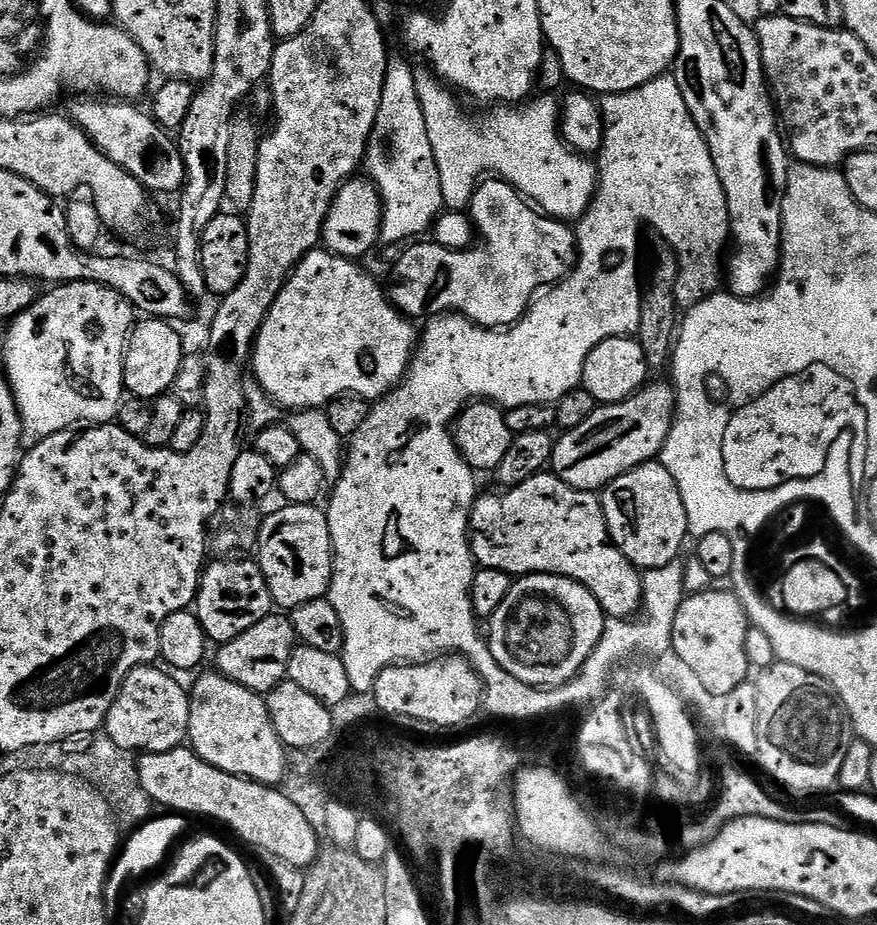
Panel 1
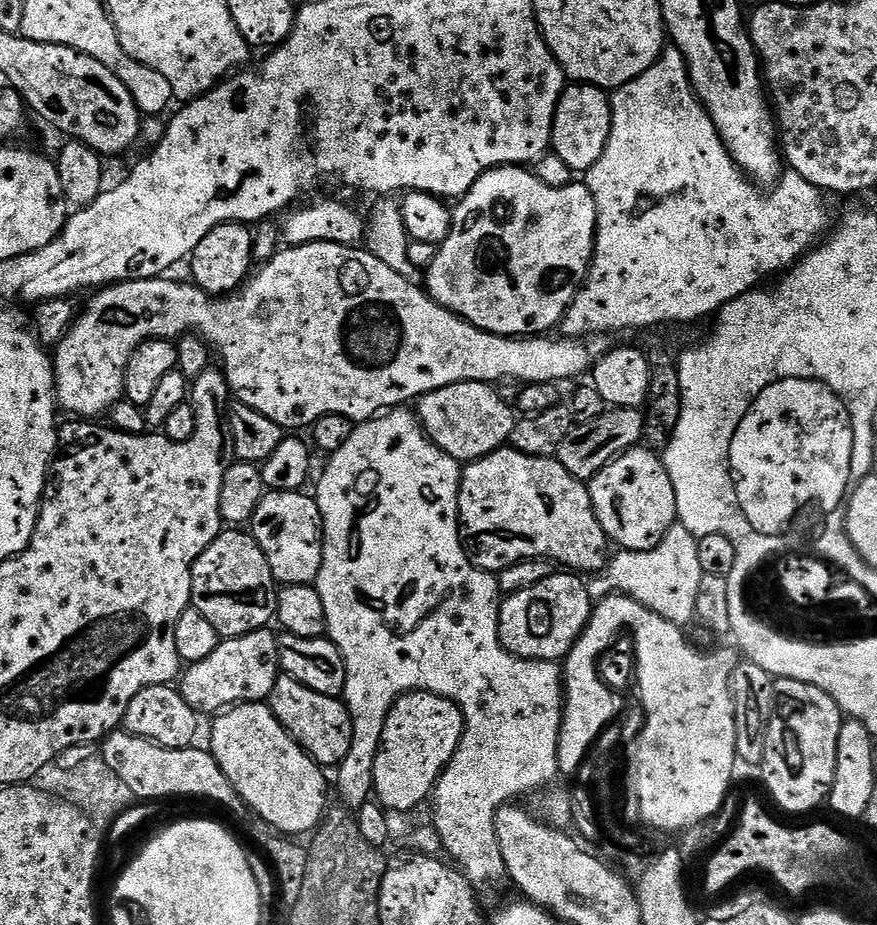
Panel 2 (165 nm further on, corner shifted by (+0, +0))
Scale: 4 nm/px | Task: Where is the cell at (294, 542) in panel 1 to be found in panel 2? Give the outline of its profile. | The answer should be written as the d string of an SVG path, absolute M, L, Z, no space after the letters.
M265 491L258 510L251 518L252 537L262 546L266 562L274 574L277 585L315 585L324 557L324 530L320 522L320 508L307 491Z

